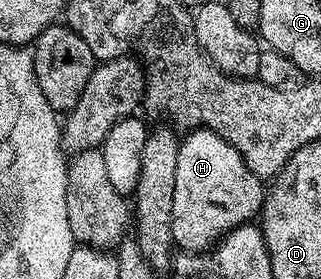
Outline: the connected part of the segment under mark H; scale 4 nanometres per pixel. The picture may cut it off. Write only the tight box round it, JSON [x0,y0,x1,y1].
[172,129,264,255]

